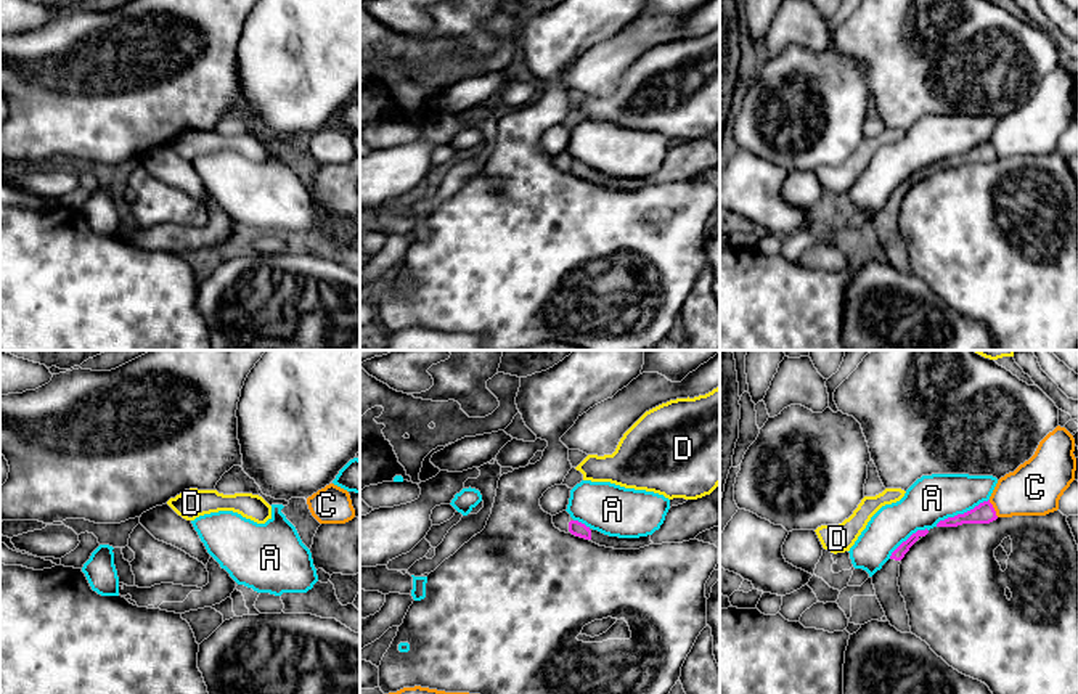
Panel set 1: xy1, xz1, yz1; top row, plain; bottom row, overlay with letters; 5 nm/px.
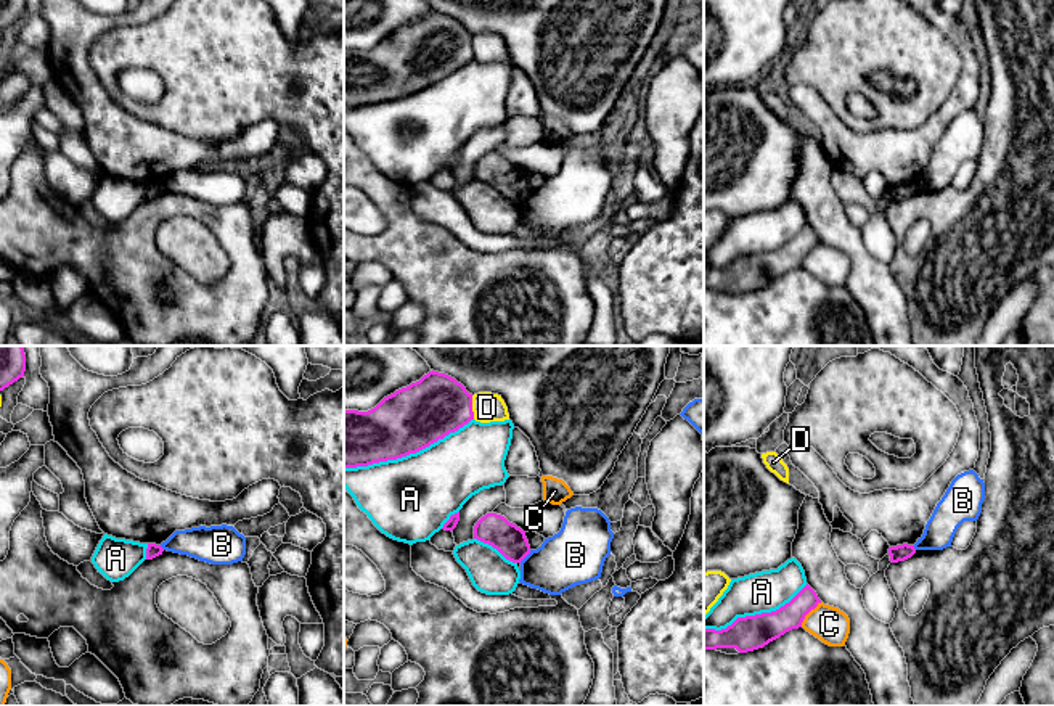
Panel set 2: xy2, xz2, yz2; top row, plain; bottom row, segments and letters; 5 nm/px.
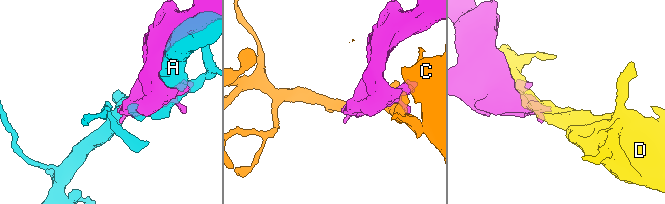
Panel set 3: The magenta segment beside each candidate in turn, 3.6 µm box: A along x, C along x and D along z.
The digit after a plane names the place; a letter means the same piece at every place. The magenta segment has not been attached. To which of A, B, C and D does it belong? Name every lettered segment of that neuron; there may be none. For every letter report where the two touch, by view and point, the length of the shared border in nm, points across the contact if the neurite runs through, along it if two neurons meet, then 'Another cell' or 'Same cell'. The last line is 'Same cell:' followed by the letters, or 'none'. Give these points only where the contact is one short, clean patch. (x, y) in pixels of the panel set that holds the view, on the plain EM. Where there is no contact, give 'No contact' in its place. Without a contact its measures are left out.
A: Touches magenta at xz2 (408, 94). Shared border 700 nm. Another cell
B: Touches magenta at xz2 (524, 197). Shared border 90 nm. Another cell
C: Touches magenta at yz2 (808, 251). Shared border 170 nm. Another cell
D: Touches magenta at xz2 (471, 47). Shared border 120 nm. Another cell
Same cell: none

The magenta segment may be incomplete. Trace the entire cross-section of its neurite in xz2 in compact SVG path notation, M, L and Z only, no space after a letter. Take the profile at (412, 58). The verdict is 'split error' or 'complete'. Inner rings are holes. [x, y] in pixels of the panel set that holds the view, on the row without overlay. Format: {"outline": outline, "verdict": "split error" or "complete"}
{"outline": "M432 10L368 51L344 50L344 108L416 93L471 60L472 34L455 18Z", "verdict": "complete"}

